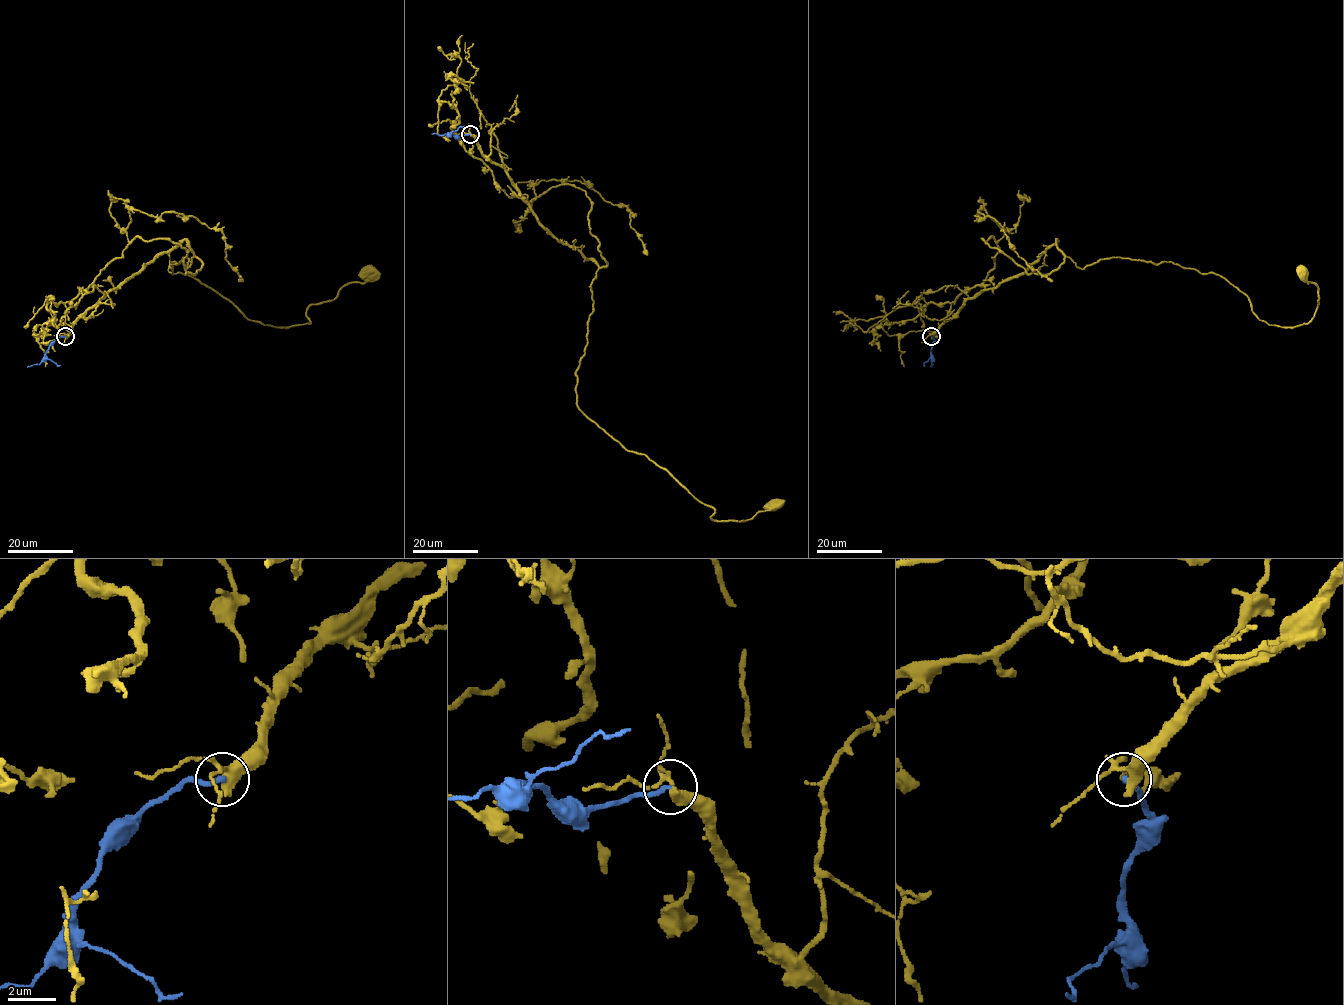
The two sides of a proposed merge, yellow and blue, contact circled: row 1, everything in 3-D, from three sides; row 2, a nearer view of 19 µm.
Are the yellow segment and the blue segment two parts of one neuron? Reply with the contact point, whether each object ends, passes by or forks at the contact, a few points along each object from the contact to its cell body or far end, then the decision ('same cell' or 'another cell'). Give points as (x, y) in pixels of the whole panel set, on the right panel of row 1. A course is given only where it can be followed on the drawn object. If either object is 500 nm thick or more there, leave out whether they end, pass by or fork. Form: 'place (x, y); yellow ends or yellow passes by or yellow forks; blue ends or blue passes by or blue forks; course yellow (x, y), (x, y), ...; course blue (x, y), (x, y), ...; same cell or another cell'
place (931, 336); yellow passes by; blue ends; course yellow (931, 336), (1055, 239), (1082, 269), (1120, 257), (1218, 274), (1280, 327), (1308, 323), (1318, 305), (1300, 273); course blue (931, 336), (931, 367); another cell

